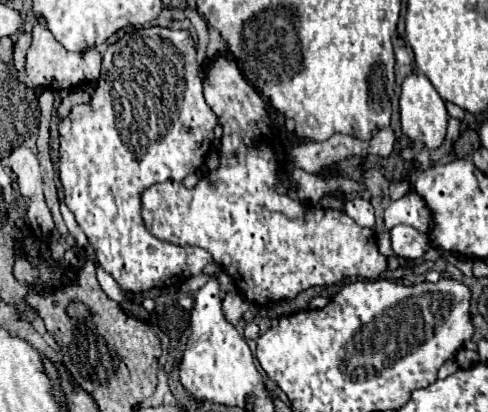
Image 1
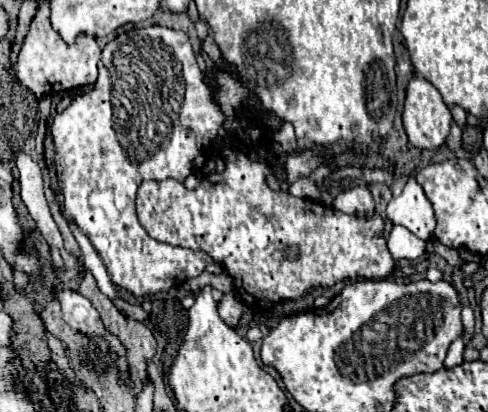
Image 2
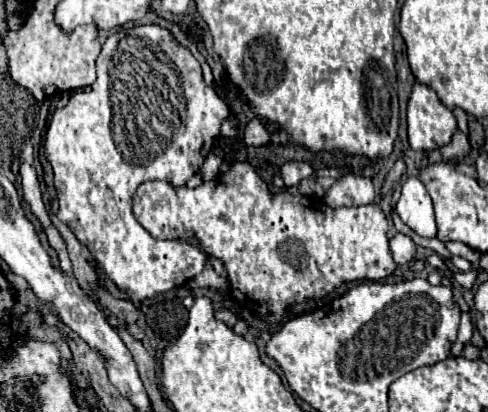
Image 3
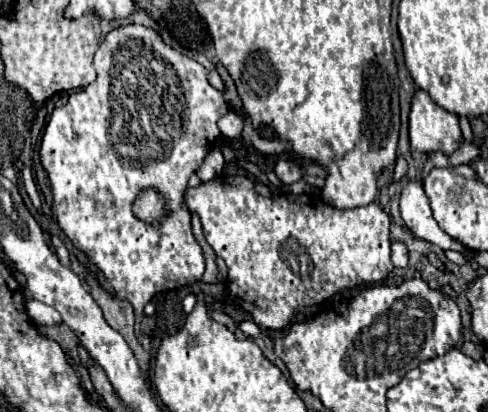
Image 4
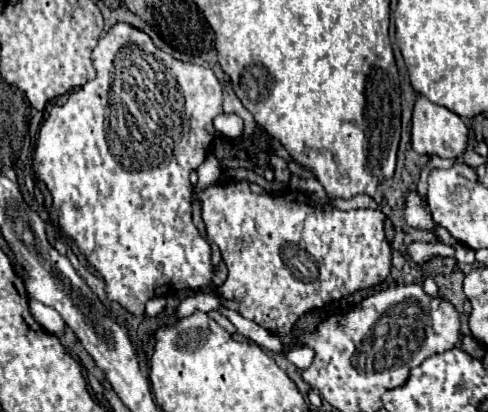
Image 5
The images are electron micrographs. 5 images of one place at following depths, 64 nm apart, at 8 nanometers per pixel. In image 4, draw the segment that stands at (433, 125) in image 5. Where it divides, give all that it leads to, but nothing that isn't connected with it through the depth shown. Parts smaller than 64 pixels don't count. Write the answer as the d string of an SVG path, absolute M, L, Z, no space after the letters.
M416 90L410 108L410 146L418 152L454 152L462 138L458 116L438 106L428 92Z

